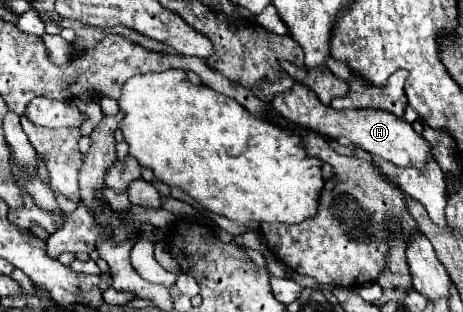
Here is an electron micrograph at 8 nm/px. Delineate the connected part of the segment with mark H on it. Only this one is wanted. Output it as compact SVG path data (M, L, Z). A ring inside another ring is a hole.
M295 84L289 92L285 94L277 94L275 100L271 102L273 110L277 110L283 118L291 120L297 126L315 130L323 136L329 138L349 138L351 144L367 150L373 156L379 156L383 160L389 160L391 164L399 166L399 168L409 168L415 166L417 170L423 170L427 166L429 160L433 160L433 152L431 152L431 144L419 136L409 122L405 122L403 118L393 116L391 112L385 110L333 110L331 106L325 106L319 102L319 98L309 92L303 84Z

